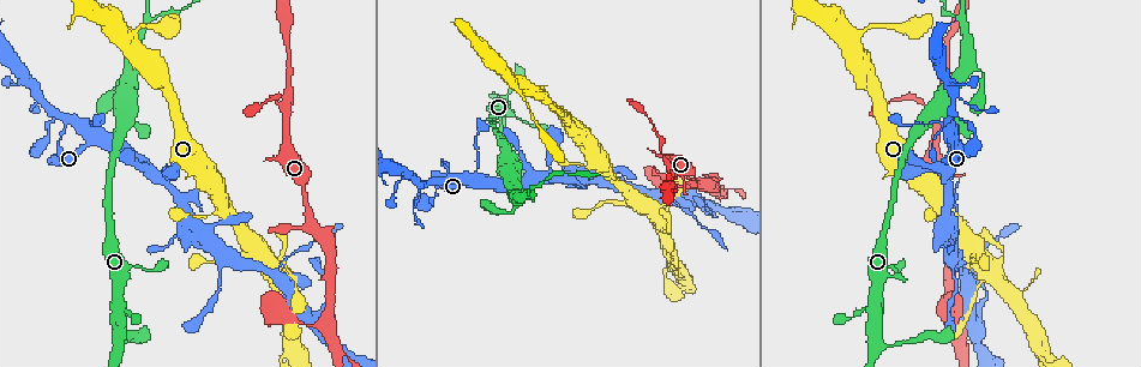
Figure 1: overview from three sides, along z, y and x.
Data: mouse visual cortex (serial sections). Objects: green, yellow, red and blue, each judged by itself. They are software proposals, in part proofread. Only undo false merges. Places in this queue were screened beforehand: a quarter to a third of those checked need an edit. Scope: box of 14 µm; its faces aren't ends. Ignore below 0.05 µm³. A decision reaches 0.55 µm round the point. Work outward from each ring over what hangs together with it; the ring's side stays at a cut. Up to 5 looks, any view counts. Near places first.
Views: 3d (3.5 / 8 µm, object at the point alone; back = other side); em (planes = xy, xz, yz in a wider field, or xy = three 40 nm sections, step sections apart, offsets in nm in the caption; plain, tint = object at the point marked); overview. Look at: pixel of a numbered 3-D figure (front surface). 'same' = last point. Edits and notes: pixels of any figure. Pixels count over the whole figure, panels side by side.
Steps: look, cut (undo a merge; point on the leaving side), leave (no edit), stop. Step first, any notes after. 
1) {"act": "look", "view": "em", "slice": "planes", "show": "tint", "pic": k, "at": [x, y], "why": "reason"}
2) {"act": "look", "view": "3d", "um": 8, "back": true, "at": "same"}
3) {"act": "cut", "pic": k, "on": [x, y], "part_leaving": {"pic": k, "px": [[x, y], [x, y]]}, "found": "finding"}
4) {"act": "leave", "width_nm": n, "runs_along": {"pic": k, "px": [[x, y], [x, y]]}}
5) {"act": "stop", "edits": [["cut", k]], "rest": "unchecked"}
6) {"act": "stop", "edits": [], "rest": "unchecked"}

{"act": "look", "view": "3d", "um": 3.5, "pic": 1, "at": [725, 191]}

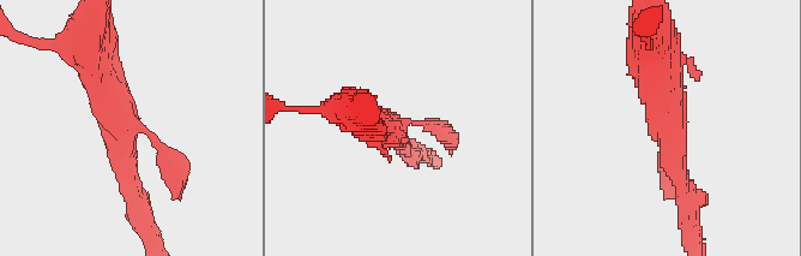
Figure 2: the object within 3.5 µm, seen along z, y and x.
{"act": "look", "view": "em", "slice": "xy", "step": 1, "show": "tint", "pic": 2, "at": [131, 130]}

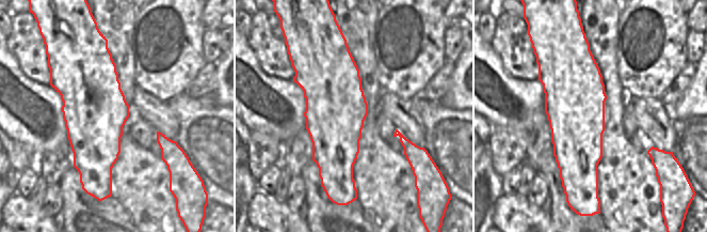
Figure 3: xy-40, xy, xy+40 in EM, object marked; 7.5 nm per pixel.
{"act": "look", "view": "em", "slice": "xy", "step": 5, "show": "tint", "at": "same", "why": "another direction"}

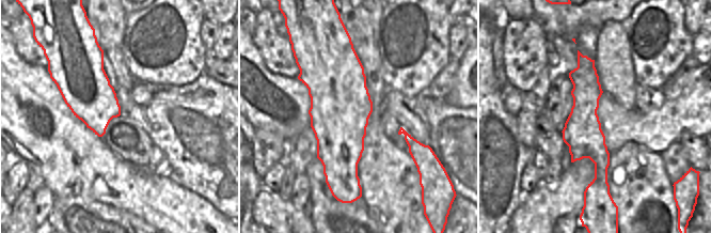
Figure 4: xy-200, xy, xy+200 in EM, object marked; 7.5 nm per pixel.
{"act": "leave", "runs_along": {"pic": 4, "px": [[580, 57], [598, 183]]}, "found": "continuous, no second cell"}

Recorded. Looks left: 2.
{"act": "look", "view": "3d", "um": 8, "pic": 1, "at": [672, 205], "why": "thin neck"}

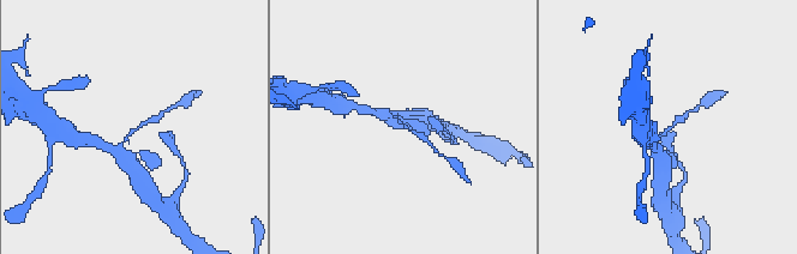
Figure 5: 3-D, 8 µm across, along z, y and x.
{"act": "look", "view": "em", "slice": "xy", "step": 5, "show": "tint", "pic": 5, "at": [403, 124], "arm_widths_nm": [200, 300]}

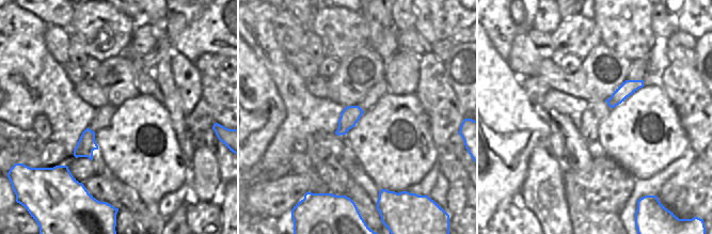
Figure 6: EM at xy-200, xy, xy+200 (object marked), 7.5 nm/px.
{"act": "leave", "runs_along": {"pic": 5, "px": [[111, 149], [160, 115]]}, "found": "one cell here"}

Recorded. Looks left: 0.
{"act": "stop", "edits": [], "rest": "unchecked"}

